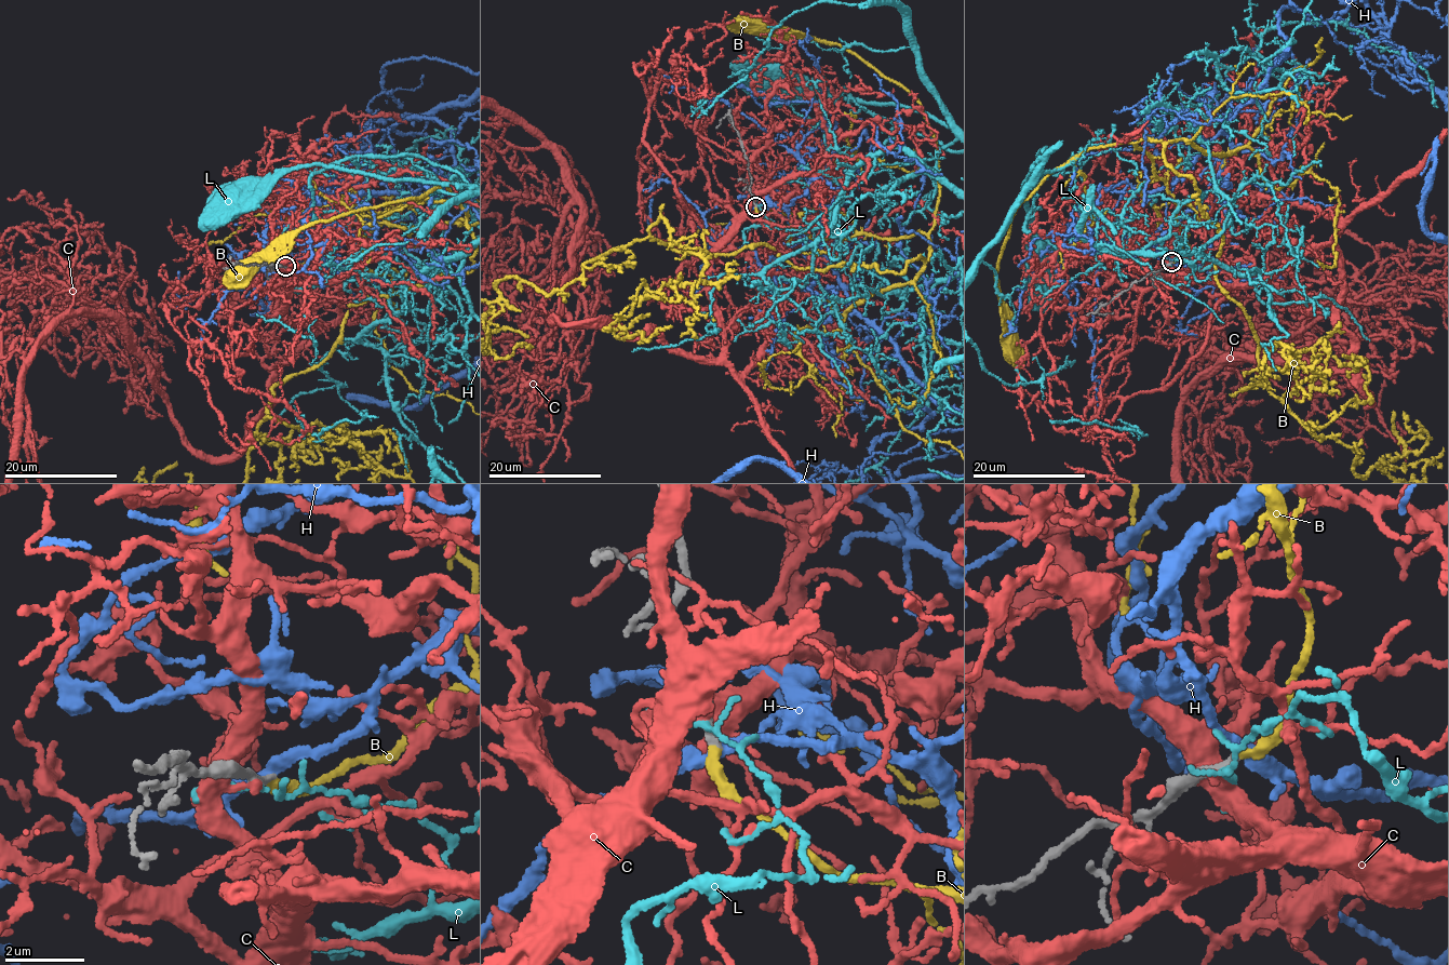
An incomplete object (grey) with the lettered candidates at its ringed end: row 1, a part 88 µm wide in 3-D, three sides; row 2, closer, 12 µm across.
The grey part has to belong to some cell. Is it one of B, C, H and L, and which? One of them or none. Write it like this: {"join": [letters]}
{"join": ["B"]}

